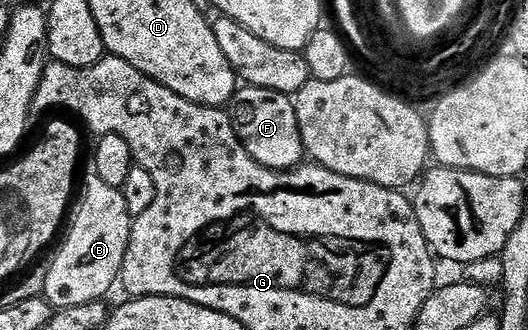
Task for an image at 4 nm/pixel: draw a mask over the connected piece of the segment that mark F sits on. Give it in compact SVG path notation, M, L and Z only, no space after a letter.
M244 85L232 96L226 110L238 141L242 141L246 153L250 153L250 157L254 157L254 161L258 165L268 171L287 173L305 162L306 152L304 150L304 142L300 136L300 130L298 129L298 117L296 116L296 105L293 96L283 95L270 89Z

